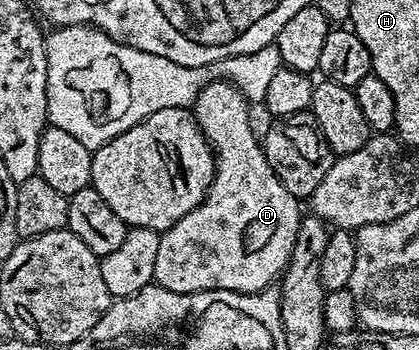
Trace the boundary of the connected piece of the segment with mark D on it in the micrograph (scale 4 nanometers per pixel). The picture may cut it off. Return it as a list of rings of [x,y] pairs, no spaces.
[[[213,80],[197,96],[193,107],[195,123],[207,137],[215,156],[215,178],[203,203],[181,216],[173,228],[162,231],[157,244],[157,268],[154,285],[169,292],[191,295],[202,290],[232,290],[252,294],[266,290],[286,270],[297,240],[301,221],[300,199],[294,198],[267,163],[260,139],[251,127],[247,98],[226,80]]]

